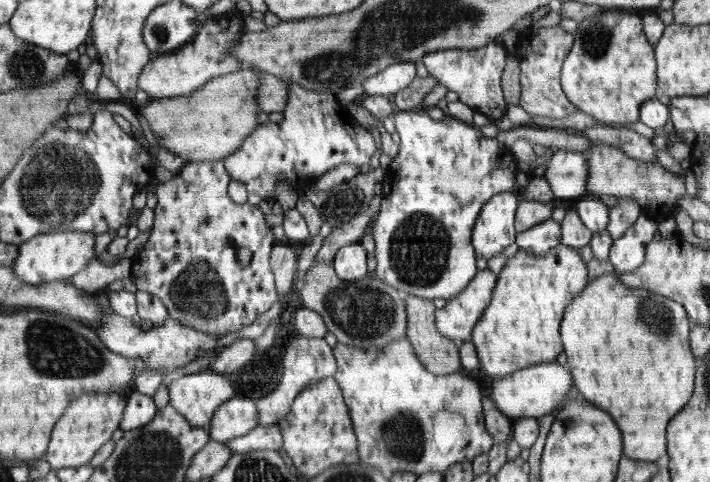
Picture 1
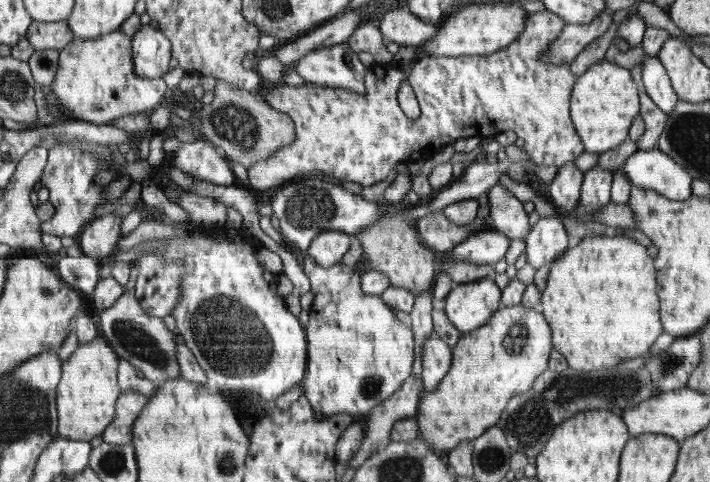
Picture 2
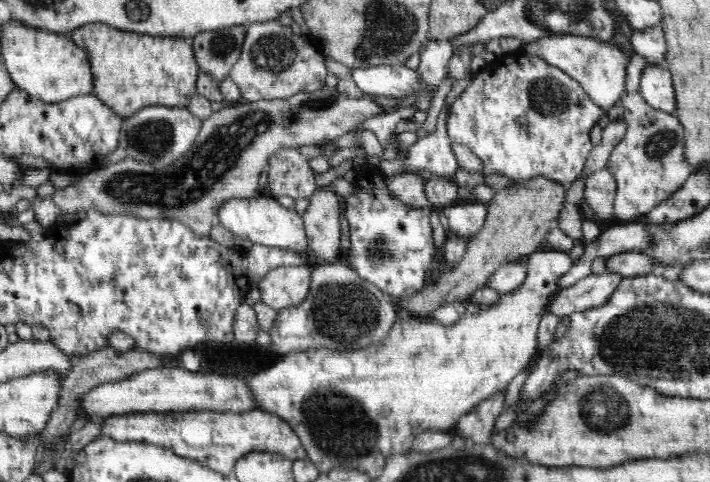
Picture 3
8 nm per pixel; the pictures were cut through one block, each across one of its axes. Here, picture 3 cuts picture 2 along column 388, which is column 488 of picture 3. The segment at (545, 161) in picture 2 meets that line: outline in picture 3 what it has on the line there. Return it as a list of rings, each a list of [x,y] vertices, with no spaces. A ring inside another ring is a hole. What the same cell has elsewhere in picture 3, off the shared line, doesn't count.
[[[514,51],[506,55],[493,56],[491,61],[478,72],[476,76],[473,76],[473,83],[468,85],[466,89],[460,94],[459,98],[454,100],[454,104],[450,106],[448,124],[447,124],[447,136],[450,138],[451,143],[458,143],[463,146],[469,147],[484,164],[484,170],[482,175],[488,176],[493,173],[500,173],[510,179],[513,182],[529,181],[537,176],[547,176],[551,180],[557,180],[562,184],[568,186],[576,181],[584,170],[584,166],[587,164],[588,155],[592,151],[592,144],[590,141],[590,132],[594,125],[598,124],[598,120],[604,116],[605,110],[598,107],[592,99],[589,98],[588,93],[583,89],[583,86],[571,76],[568,76],[559,67],[552,66],[538,53],[524,53],[521,51]]]

